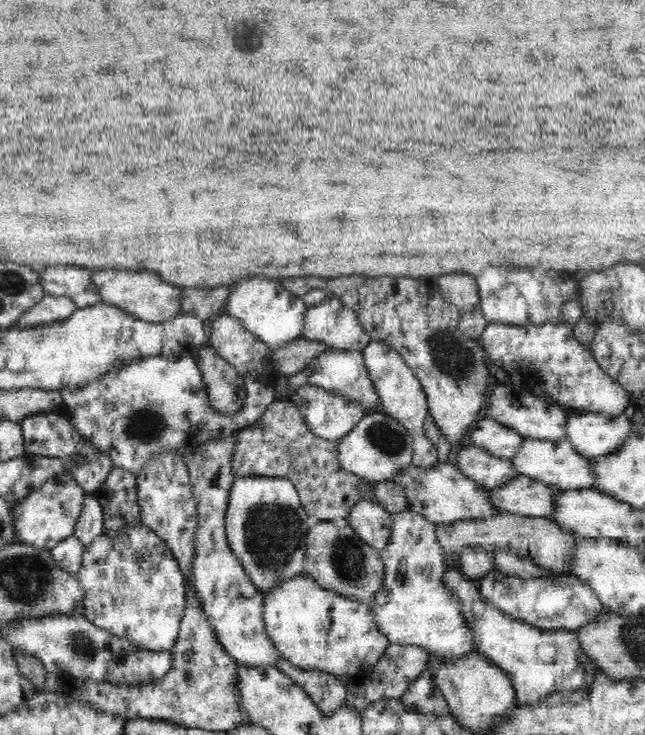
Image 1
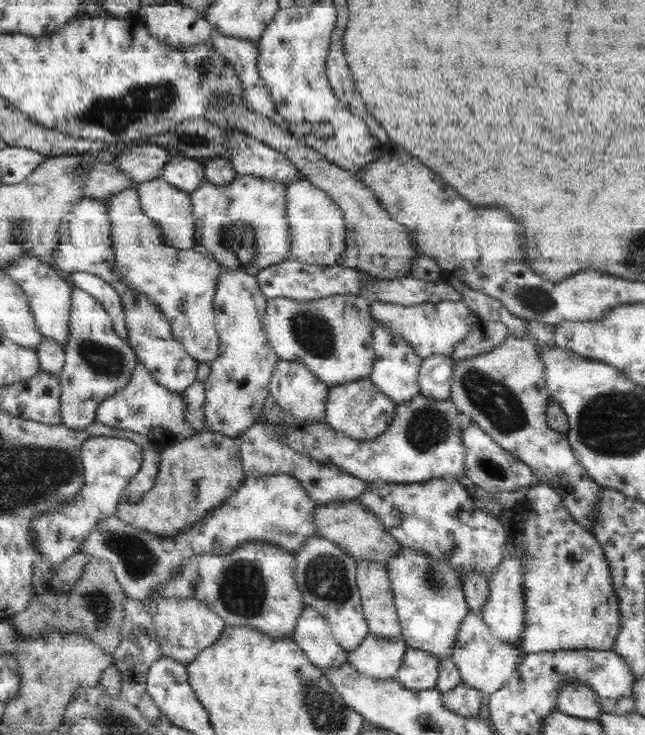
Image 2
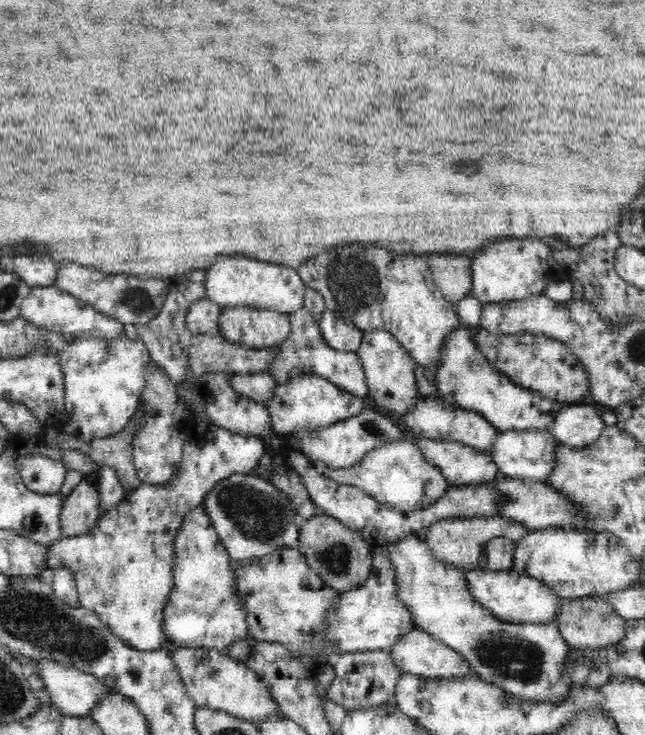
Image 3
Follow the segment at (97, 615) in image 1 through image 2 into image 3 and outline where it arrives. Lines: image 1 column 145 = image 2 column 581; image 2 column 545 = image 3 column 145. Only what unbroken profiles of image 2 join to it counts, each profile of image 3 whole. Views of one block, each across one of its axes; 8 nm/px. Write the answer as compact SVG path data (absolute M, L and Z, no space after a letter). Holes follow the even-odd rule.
M205 417L190 425L189 435L184 443L184 456L178 474L164 487L140 485L127 492L122 500L108 509L94 528L78 536L63 536L56 544L48 547L48 568L54 570L60 563L72 569L77 584L79 606L95 612L104 624L128 646L139 651L152 651L169 647L164 631L164 608L172 594L174 579L174 538L186 514L205 500L207 494L222 479L231 474L252 473L265 454L264 439L252 435L232 434L229 430L218 428Z

